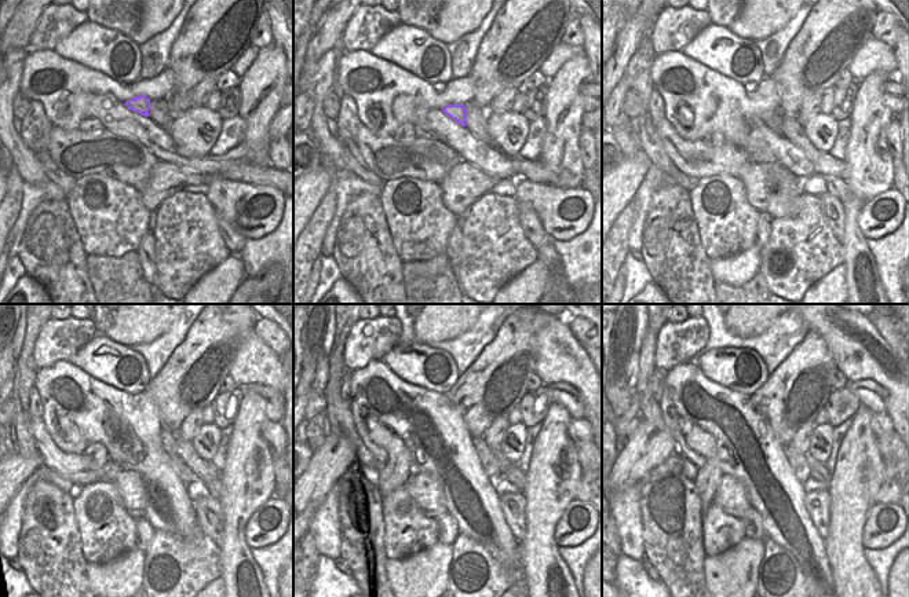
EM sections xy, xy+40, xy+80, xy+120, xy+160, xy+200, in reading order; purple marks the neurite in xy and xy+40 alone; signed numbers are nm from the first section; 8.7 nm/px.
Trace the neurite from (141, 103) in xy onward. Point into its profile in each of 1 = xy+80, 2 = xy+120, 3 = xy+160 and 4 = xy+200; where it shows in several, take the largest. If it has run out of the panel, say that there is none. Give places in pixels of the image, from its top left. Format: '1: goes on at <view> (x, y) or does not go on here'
1: goes on at xy+80 (773, 118)
2: goes on at xy+120 (168, 440)
3: goes on at xy+160 (489, 462)
4: goes on at xy+200 (799, 464)

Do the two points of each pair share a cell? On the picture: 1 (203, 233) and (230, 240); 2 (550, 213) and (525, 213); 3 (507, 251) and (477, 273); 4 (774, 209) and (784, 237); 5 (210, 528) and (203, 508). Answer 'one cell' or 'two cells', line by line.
1: two cells
2: two cells
3: one cell
4: two cells
5: one cell

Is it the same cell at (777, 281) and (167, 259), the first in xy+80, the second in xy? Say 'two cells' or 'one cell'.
one cell

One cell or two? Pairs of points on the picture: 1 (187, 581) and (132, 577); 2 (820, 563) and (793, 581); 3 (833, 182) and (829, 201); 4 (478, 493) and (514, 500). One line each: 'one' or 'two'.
1: two
2: two
3: two
4: two

